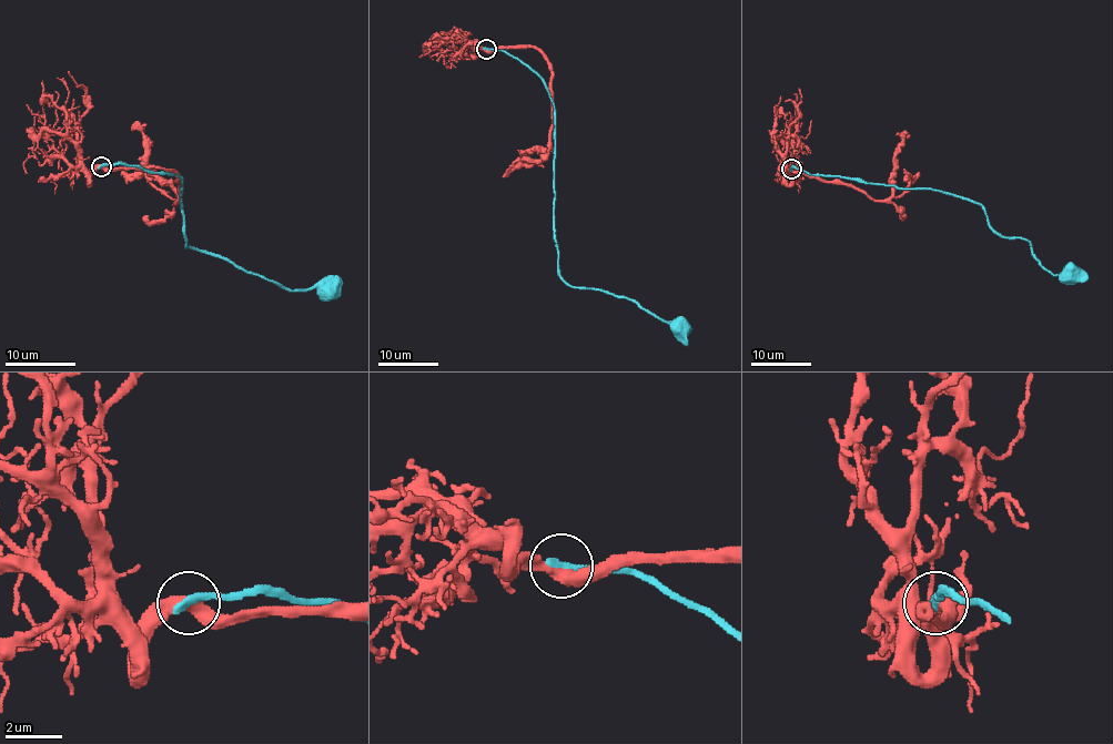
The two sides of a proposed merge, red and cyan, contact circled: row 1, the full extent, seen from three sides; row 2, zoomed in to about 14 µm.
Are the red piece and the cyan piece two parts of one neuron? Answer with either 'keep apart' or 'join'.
join

